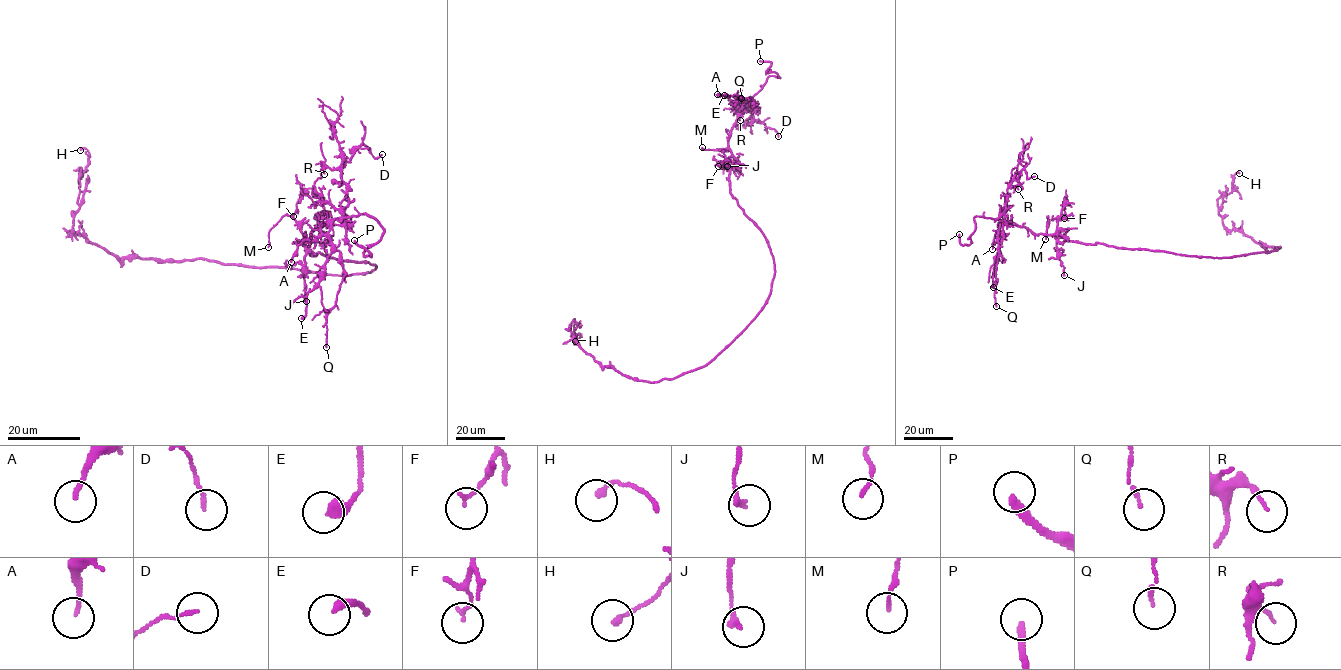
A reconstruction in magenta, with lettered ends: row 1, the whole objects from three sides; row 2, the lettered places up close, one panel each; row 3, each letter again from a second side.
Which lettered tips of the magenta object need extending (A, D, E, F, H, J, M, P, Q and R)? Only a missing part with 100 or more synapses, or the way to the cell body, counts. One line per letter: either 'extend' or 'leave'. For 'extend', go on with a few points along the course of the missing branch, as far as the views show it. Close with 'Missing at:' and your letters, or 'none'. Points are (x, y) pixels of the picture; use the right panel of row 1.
A: leave
D: leave
E: leave
F: leave
H: leave
J: leave
M: leave
P: extend | (959, 234), (961, 214), (947, 202), (950, 187)
Q: leave
R: leave
Missing at: P

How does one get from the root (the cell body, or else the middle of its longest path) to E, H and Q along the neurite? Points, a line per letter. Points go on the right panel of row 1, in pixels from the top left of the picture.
E: (1198, 257), (1098, 243), (1059, 242), (1052, 235), (1035, 234), (1004, 222), (999, 229), (999, 248), (993, 287)
H: (1198, 257), (1231, 257), (1280, 247), (1263, 246), (1224, 226), (1217, 199), (1231, 191), (1233, 176), (1239, 173)
Q: (1198, 257), (1098, 243), (1059, 242), (1052, 235), (1035, 234), (1004, 222), (998, 234), (996, 306)

